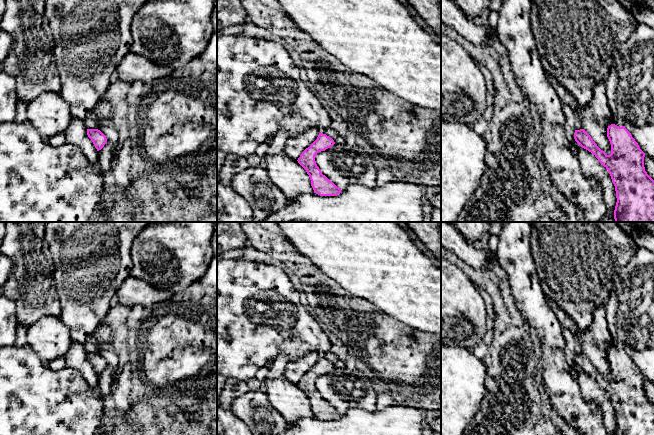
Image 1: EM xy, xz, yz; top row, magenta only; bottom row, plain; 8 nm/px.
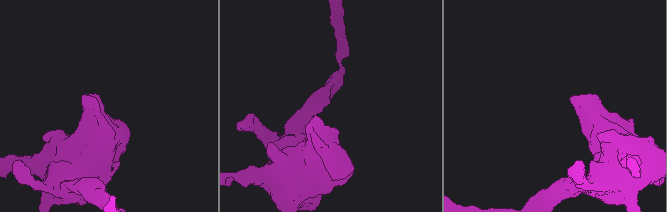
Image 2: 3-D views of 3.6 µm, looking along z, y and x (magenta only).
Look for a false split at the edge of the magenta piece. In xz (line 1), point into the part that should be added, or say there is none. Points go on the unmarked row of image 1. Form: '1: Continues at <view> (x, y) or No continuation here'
1: No continuation here

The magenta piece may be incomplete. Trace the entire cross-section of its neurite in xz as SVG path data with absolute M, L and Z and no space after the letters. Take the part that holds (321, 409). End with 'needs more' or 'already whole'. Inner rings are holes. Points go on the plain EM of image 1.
M319 357L317 363L302 376L297 384L309 399L314 417L320 420L337 420L341 417L341 413L322 398L315 385L319 376L331 372L334 368L332 362Z; already whole

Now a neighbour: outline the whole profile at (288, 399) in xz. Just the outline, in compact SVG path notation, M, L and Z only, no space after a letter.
M284 374L266 381L266 394L271 405L288 424L314 417L306 394Z

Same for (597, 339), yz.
M606 304L595 308L592 322L585 330L578 332L578 342L584 353L607 379L611 378L611 368L607 361L607 352L615 341L609 330L606 318Z

